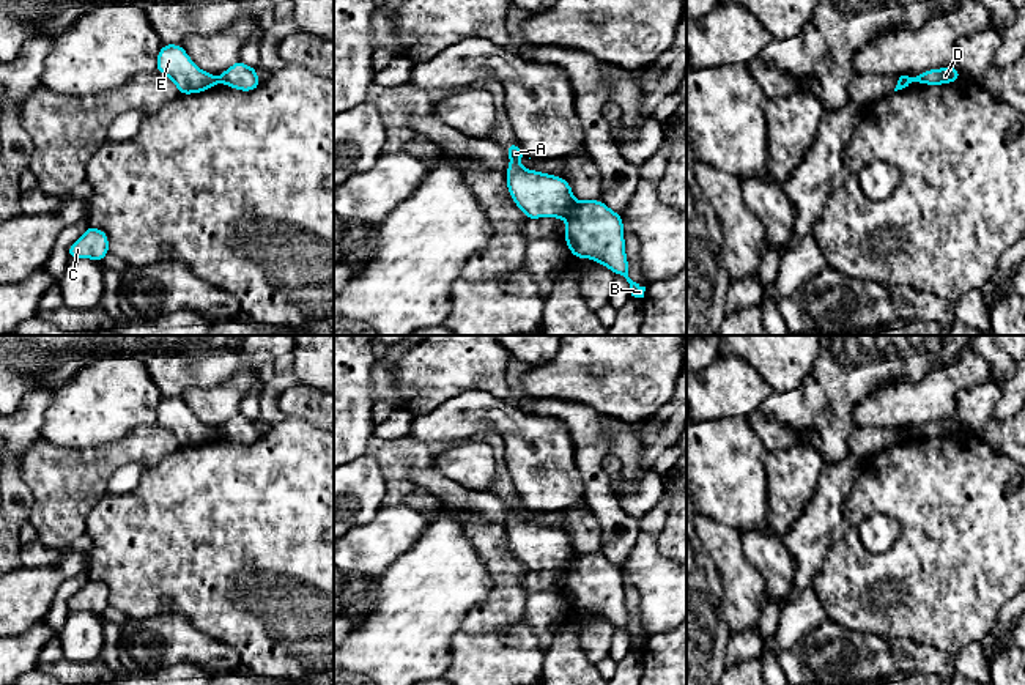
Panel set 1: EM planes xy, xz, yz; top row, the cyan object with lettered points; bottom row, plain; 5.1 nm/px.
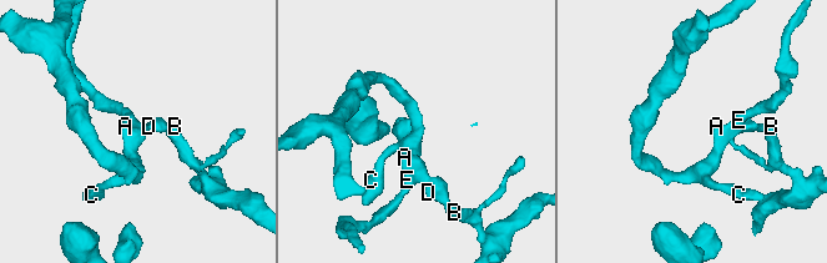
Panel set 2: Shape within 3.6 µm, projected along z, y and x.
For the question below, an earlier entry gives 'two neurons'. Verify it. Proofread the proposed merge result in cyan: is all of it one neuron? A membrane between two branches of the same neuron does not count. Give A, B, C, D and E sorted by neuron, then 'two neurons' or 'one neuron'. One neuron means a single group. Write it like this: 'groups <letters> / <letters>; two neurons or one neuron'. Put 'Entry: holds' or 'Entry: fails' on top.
Entry: holds
groups A C E / B D; two neurons

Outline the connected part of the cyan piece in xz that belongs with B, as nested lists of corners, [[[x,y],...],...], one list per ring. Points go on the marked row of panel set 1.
[[[603,200],[578,202],[565,220],[565,238],[575,258],[590,258],[624,276],[635,298],[644,298],[646,287],[628,277],[622,216],[606,206]]]

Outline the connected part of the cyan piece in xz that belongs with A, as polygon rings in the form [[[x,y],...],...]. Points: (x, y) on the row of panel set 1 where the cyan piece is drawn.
[[[518,143],[505,145],[505,151],[510,156],[510,164],[505,170],[507,189],[521,213],[529,220],[568,217],[578,203],[570,183],[557,175],[523,168],[520,159],[527,156]]]

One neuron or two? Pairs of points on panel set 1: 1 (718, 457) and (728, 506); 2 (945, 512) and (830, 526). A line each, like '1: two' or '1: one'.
1: one
2: two

